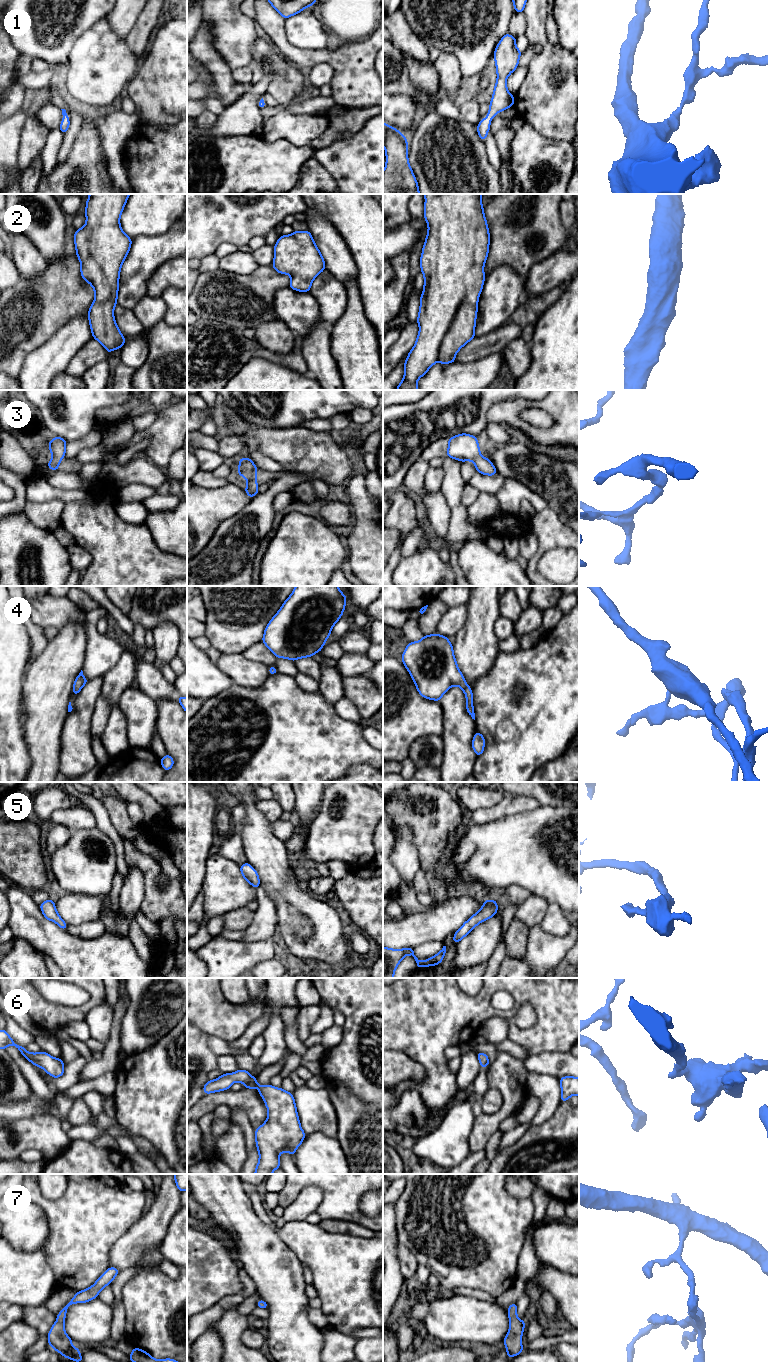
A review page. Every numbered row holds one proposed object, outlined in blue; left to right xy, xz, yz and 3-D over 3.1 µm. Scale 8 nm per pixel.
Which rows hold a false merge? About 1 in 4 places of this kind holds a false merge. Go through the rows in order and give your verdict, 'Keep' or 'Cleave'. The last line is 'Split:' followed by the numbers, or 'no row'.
1: Keep
2: Keep
3: Keep
4: Keep
5: Keep
6: Keep
7: Keep
Split: no row

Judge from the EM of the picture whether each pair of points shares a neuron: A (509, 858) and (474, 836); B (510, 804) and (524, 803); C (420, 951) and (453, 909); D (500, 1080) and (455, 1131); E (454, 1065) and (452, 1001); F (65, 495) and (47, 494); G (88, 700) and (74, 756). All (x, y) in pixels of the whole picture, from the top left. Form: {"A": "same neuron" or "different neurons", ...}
{"A": "same neuron", "B": "same neuron", "C": "different neurons", "D": "different neurons", "E": "different neurons", "F": "same neuron", "G": "same neuron"}

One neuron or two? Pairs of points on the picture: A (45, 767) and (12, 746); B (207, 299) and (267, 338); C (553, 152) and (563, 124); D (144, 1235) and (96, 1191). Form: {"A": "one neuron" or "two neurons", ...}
{"A": "two neurons", "B": "two neurons", "C": "two neurons", "D": "two neurons"}

